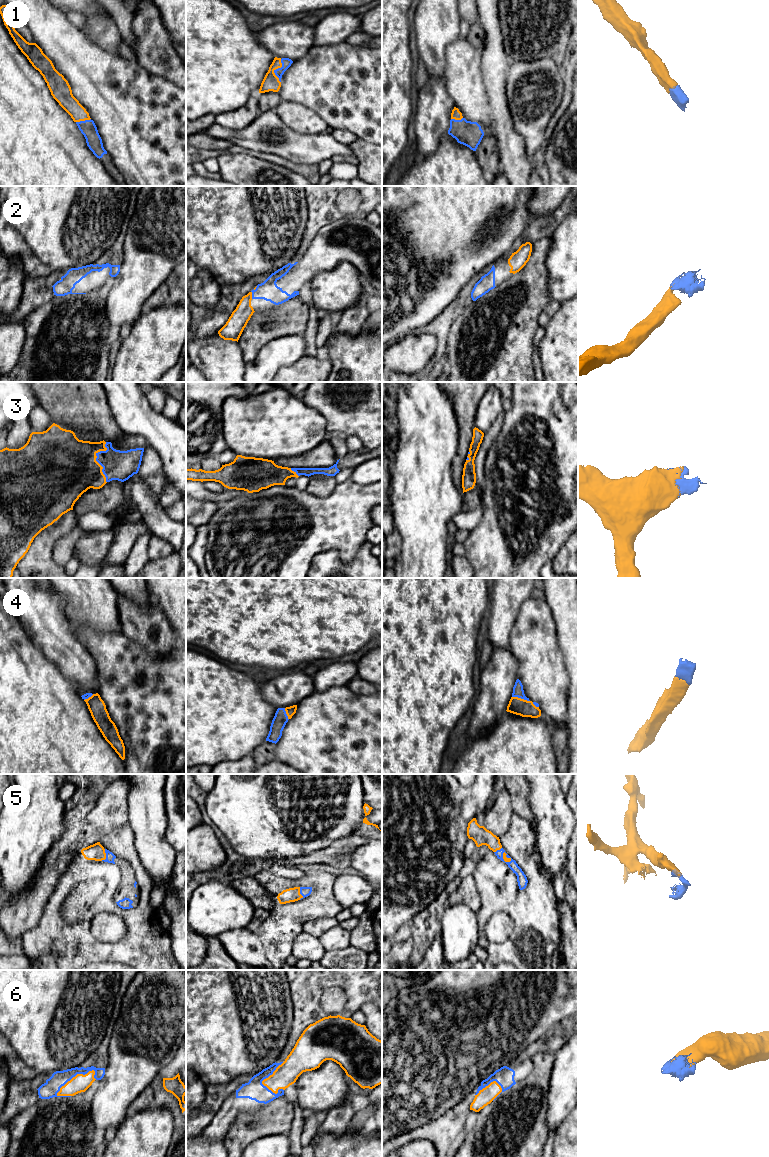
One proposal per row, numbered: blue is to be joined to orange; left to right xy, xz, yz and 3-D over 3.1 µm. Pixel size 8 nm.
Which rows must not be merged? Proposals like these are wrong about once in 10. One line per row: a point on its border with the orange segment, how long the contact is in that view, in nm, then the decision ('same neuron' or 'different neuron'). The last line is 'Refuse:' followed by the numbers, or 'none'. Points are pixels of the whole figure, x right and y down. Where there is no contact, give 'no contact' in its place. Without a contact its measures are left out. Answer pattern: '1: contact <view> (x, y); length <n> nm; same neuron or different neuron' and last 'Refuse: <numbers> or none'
1: contact xz (275, 69); length 190 nm; same neuron
2: contact xz (251, 295); length 60 nm; same neuron
3: contact xy (95, 460); length 320 nm; same neuron
4: contact yz (520, 698); length 150 nm; same neuron
5: contact xy (105, 856); length 100 nm; same neuron
6: contact xy (75, 1076); length 380 nm; same neuron
Refuse: none

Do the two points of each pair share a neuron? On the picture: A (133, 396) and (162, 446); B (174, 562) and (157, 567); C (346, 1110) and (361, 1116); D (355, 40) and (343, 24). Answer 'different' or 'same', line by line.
A: same
B: same
C: different
D: different

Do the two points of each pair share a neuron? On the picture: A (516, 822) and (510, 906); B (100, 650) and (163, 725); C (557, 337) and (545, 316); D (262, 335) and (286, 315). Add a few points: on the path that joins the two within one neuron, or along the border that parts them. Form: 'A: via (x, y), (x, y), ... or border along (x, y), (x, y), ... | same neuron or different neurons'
A: via (520, 844), (525, 856), (532, 865), (532, 887) | same neuron
B: via (119, 669), (151, 706) | same neuron
C: border along (560, 302), (560, 307), (545, 328) | different neurons
D: via (268, 329), (280, 321) | same neuron

